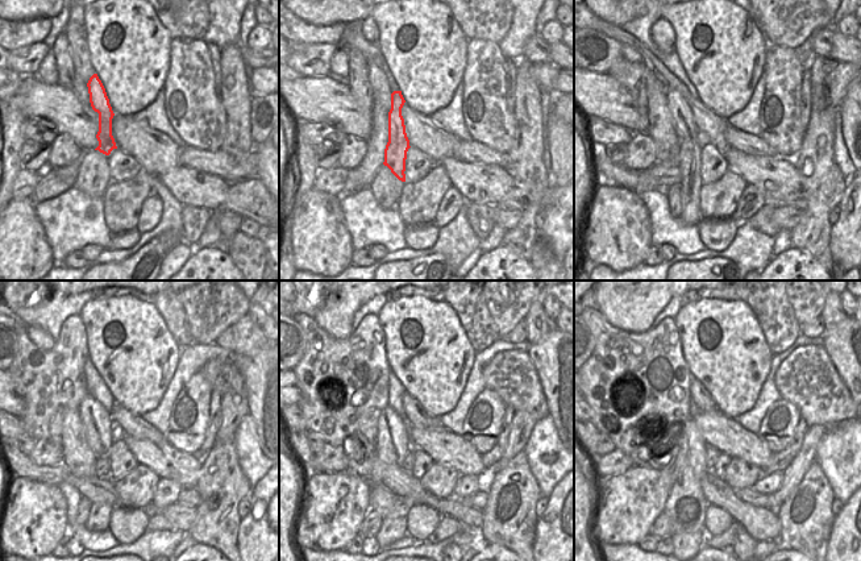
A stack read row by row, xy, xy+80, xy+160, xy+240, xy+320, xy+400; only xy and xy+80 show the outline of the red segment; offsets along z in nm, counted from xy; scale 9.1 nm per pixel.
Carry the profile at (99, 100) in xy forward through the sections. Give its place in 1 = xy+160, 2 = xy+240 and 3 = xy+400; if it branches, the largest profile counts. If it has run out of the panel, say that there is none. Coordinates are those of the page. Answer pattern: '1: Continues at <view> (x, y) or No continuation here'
1: Continues at xy+160 (690, 149)
2: Continues at xy+240 (99, 516)
3: Continues at xy+400 (685, 545).

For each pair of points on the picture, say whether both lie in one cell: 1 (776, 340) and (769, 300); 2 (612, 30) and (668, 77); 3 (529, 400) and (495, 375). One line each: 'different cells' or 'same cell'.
1: same cell
2: same cell
3: same cell

